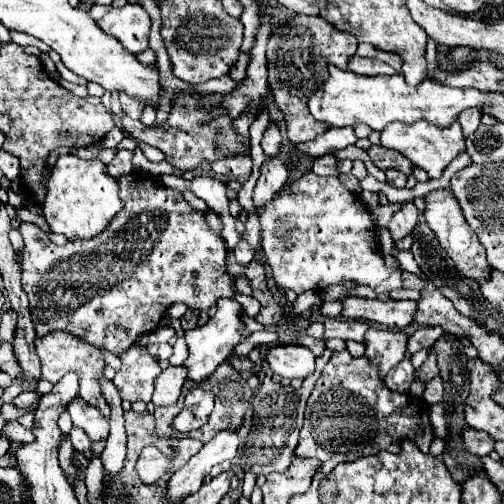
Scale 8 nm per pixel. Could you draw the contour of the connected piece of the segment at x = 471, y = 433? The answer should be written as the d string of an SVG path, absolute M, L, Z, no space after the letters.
M475 428L465 430L461 438L463 438L463 446L477 456L487 456L493 450L493 444L495 444L493 438L489 438L489 434L475 430Z

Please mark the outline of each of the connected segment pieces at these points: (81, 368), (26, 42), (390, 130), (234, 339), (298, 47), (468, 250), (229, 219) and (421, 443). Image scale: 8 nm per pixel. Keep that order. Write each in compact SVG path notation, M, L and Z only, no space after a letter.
M51 332L45 338L37 338L35 346L37 346L37 354L41 358L41 370L43 370L45 380L49 380L51 384L57 384L67 372L77 372L79 386L81 386L81 398L87 404L99 408L103 416L110 415L109 404L105 402L101 388L99 388L99 378L103 376L103 370L105 370L105 360L103 360L103 354L99 352L99 348L89 346L85 340L81 340L73 334L67 334L67 332Z
M11 30L9 34L11 34L11 40L15 44L19 44L19 46L37 46L41 52L49 52L49 46L43 44L41 40L37 40L35 36L29 36L29 34L23 34L23 32L15 32L15 30Z
M417 120L413 124L393 122L381 130L381 146L401 152L415 166L423 168L431 178L439 178L441 172L447 168L447 164L465 150L465 138L463 138L461 126L457 122L451 124L449 128L435 126L435 124L425 122L425 120Z
M217 300L217 314L201 328L193 328L185 332L185 342L189 346L189 356L183 362L183 368L187 368L187 380L193 382L205 382L205 378L209 378L209 374L213 374L213 370L227 360L229 352L239 344L241 334L239 328L243 328L245 324L239 318L241 312L241 304L237 300Z
M295 16L287 24L279 26L267 44L267 70L269 88L277 108L283 112L287 122L287 136L291 142L309 142L319 134L327 132L329 126L317 122L307 108L309 94L321 86L327 78L327 66L335 64L347 68L347 62L357 52L357 38L347 32L339 32L335 26L319 16Z
M435 190L431 194L425 196L427 202L427 212L425 212L425 220L429 224L429 228L435 232L441 248L449 254L449 258L455 262L455 268L461 276L481 284L489 280L489 262L485 258L485 248L481 246L477 234L469 228L469 224L463 218L463 212L459 208L459 202L455 200L455 196L451 194L451 190Z
M227 212L227 214L221 214L221 220L223 220L223 230L221 230L221 236L223 236L223 240L225 240L225 244L227 244L227 248L229 250L233 250L235 246L237 246L237 242L239 242L239 234L237 234L237 230L235 230L235 218Z
M347 350L335 352L307 400L305 424L301 428L295 456L319 460L323 466L319 466L317 472L329 474L341 462L371 456L381 450L399 452L395 432L397 440L409 438L423 454L429 454L429 444L433 440L429 410L405 410L411 402L417 402L419 408L427 406L421 398L391 392L365 356L353 358Z

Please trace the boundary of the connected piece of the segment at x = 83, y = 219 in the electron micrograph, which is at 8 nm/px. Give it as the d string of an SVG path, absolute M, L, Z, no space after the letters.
M73 154L57 158L47 182L47 198L43 202L45 220L53 232L65 234L69 240L93 238L109 226L111 218L121 212L121 206L117 178L107 172L107 166L101 160L81 160Z

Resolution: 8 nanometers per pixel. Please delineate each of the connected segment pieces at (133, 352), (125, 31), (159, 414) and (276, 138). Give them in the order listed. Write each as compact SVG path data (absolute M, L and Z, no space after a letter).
M131 346L129 350L125 350L121 354L123 366L117 372L113 384L119 390L119 396L123 400L135 402L151 402L151 394L153 394L153 382L161 372L159 362L147 352L145 346Z
M125 4L123 8L111 8L97 26L115 36L129 52L139 54L147 48L151 20L143 6L139 4Z
M177 402L175 406L167 406L167 408L155 408L155 420L157 420L157 428L159 428L159 432L163 434L163 436L167 436L167 434L173 434L173 430L171 430L171 422L173 422L173 418L179 414L179 410L181 410L181 402Z
M269 124L269 128L263 134L261 146L263 146L265 156L269 156L269 158L279 152L279 148L281 148L281 132L279 132L277 124Z

